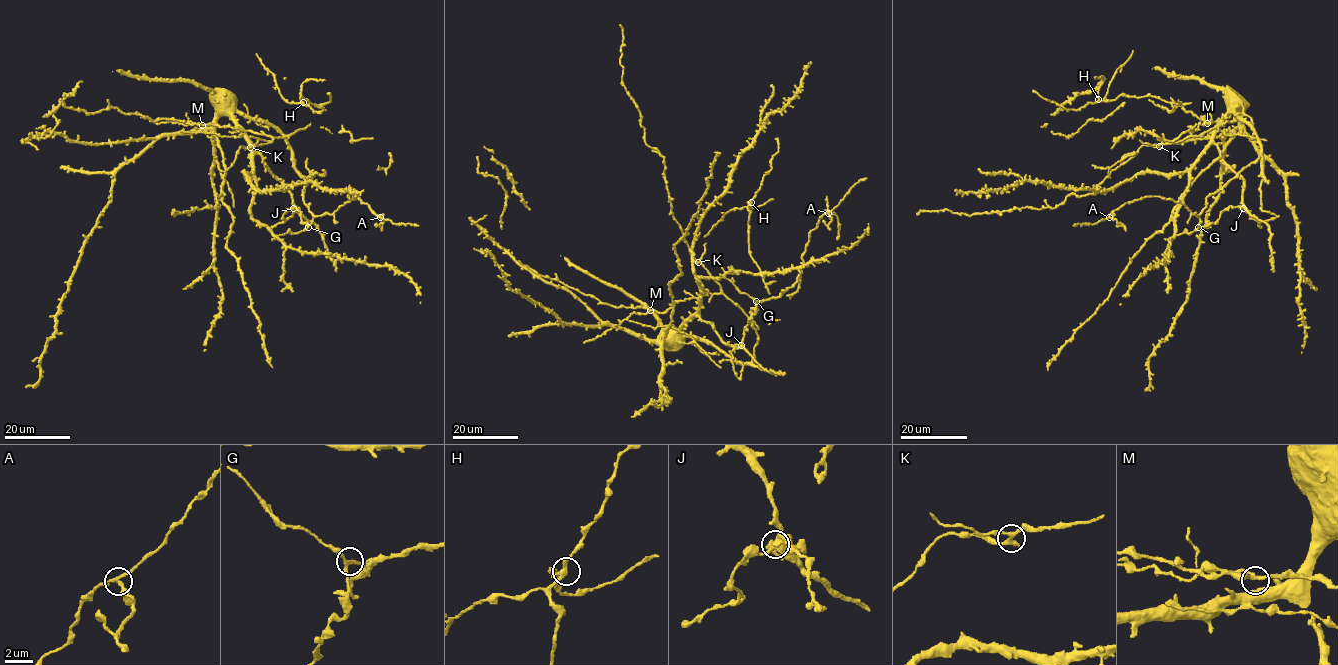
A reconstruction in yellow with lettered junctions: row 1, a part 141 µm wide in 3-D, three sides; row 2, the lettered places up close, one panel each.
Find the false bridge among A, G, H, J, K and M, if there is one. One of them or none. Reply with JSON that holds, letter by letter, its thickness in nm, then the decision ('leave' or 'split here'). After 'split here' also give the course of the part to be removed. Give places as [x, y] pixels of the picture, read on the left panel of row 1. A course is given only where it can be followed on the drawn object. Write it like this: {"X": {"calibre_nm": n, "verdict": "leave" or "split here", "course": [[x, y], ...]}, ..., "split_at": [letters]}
{"A": {"calibre_nm": 240, "verdict": "split here", "course": [[380, 217], [383, 219], [381, 231]]}, "G": {"calibre_nm": 200, "verdict": "leave"}, "H": {"calibre_nm": 260, "verdict": "leave"}, "J": {"calibre_nm": 380, "verdict": "leave"}, "K": {"calibre_nm": 280, "verdict": "leave"}, "M": {"calibre_nm": 240, "verdict": "leave"}, "split_at": ["A"]}

